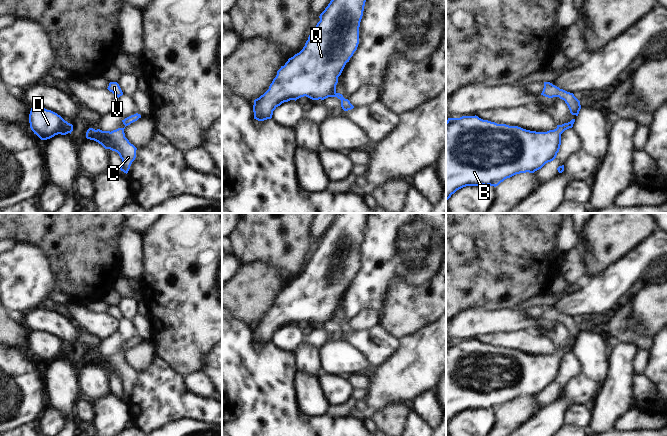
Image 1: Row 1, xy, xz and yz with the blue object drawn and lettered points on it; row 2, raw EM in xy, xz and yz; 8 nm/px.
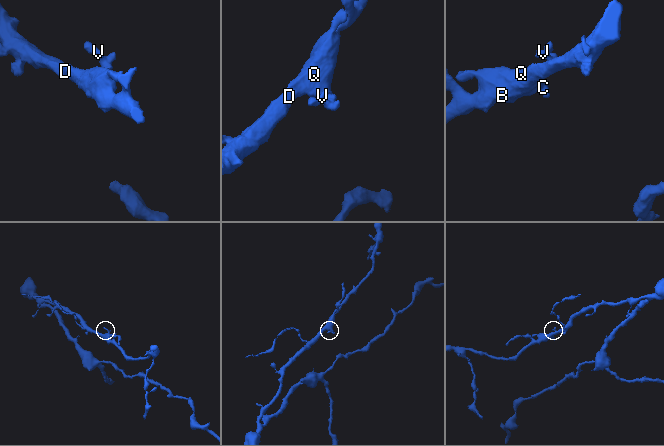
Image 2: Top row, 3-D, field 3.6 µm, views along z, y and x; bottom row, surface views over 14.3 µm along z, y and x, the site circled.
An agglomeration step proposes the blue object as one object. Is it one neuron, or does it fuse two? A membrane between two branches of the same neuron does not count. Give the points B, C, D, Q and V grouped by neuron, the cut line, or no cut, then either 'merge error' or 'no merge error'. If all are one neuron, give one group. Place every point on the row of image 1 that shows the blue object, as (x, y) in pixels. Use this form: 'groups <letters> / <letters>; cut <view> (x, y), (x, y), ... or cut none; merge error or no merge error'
groups B C D Q V; cut none; no merge error

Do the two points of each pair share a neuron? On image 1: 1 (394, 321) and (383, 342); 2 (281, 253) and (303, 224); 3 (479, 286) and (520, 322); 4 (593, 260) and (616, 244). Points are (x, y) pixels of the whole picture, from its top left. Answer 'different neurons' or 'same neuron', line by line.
1: different neurons
2: same neuron
3: different neurons
4: same neuron

